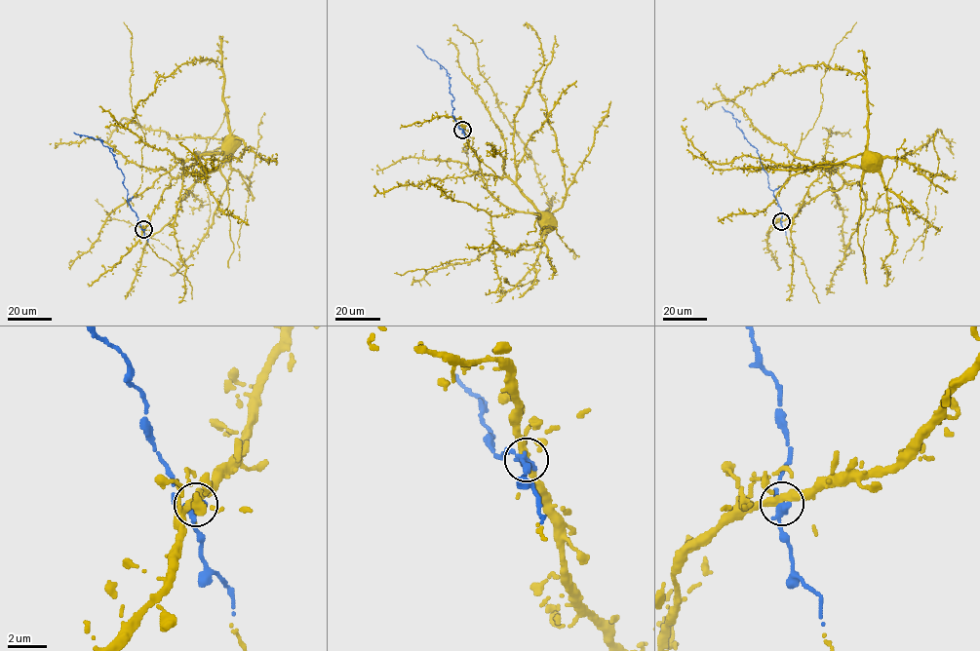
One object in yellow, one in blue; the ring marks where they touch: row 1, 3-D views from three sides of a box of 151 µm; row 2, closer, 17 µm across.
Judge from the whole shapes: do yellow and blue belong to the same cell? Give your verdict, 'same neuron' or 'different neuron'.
same neuron

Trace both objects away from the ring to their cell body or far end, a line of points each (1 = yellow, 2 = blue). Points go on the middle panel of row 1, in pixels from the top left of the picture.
1: (462, 129), (487, 180), (487, 189), (495, 199), (518, 211), (546, 214)
2: (462, 129), (452, 115), (454, 108), (451, 102), (454, 98), (450, 92), (446, 69), (428, 58), (416, 45)

